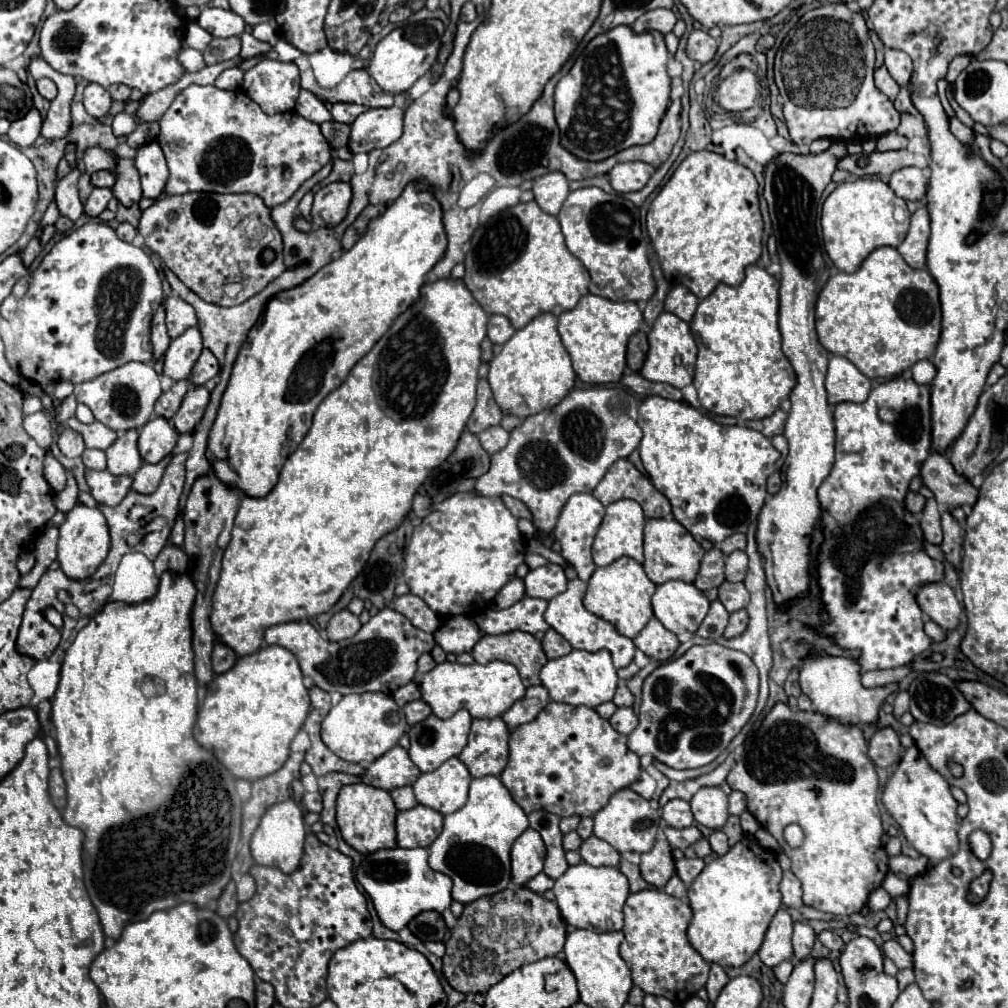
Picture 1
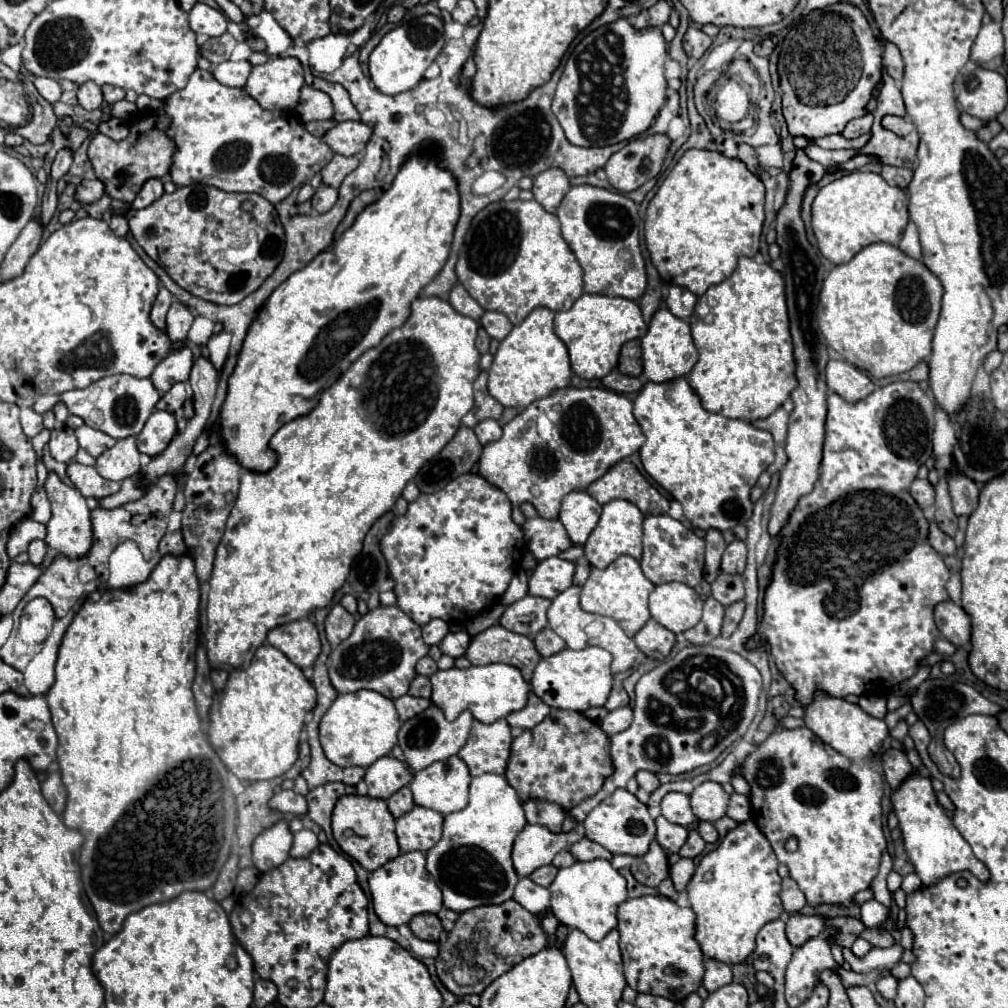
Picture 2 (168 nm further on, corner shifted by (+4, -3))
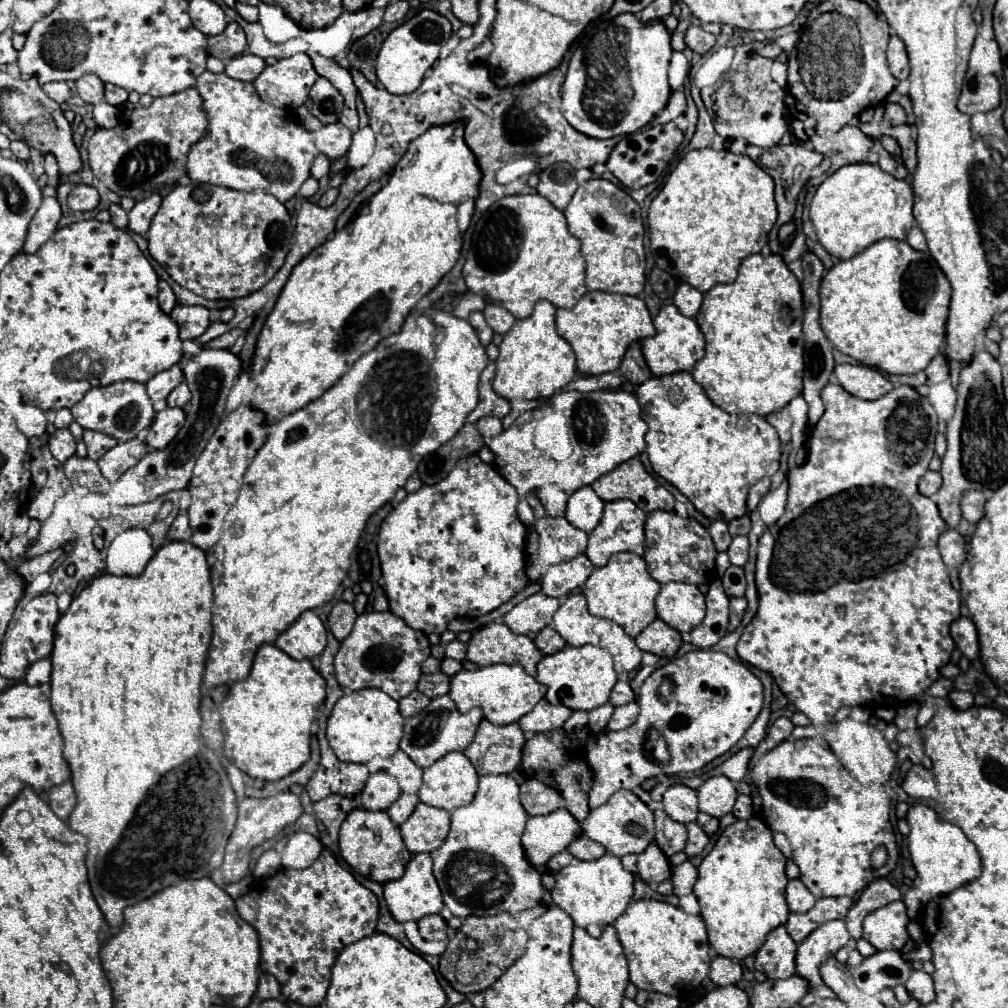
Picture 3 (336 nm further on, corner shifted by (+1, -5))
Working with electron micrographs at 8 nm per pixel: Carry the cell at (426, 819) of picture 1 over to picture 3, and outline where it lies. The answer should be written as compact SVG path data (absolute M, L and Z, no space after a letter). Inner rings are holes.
M418 804L412 816L400 824L400 830L404 844L412 854L432 852L444 842L450 830L450 814L428 804Z

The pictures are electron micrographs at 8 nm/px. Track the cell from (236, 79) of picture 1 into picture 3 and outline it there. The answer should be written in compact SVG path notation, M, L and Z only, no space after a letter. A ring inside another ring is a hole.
M246 54L246 56L236 56L236 58L230 58L226 62L226 68L224 68L224 74L234 78L234 80L242 80L242 82L252 82L264 68L264 60L254 56L254 54Z

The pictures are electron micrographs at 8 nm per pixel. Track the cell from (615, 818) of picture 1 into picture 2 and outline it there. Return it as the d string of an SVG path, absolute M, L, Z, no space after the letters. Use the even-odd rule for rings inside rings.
M619 788L611 796L607 796L599 806L595 806L587 818L583 820L585 836L601 846L605 846L611 854L631 854L643 856L649 850L649 844L655 838L655 820L649 816L647 806L641 804L631 792Z

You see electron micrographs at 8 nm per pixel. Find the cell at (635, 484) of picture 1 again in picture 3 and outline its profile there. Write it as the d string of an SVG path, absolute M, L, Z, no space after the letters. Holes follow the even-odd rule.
M638 458L626 460L606 476L600 476L592 484L592 490L604 502L628 498L646 514L654 510L674 510L674 496L644 470Z

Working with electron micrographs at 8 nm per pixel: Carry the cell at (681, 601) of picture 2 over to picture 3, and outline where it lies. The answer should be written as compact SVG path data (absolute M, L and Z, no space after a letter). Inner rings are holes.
M670 582L656 596L658 618L678 632L690 632L704 620L706 604L700 590L686 582Z

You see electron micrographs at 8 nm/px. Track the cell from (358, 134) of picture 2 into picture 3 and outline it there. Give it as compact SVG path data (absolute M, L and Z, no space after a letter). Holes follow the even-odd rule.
M340 122L324 124L320 130L314 132L314 144L324 156L332 160L342 158L348 152L350 140L352 140L352 130Z

